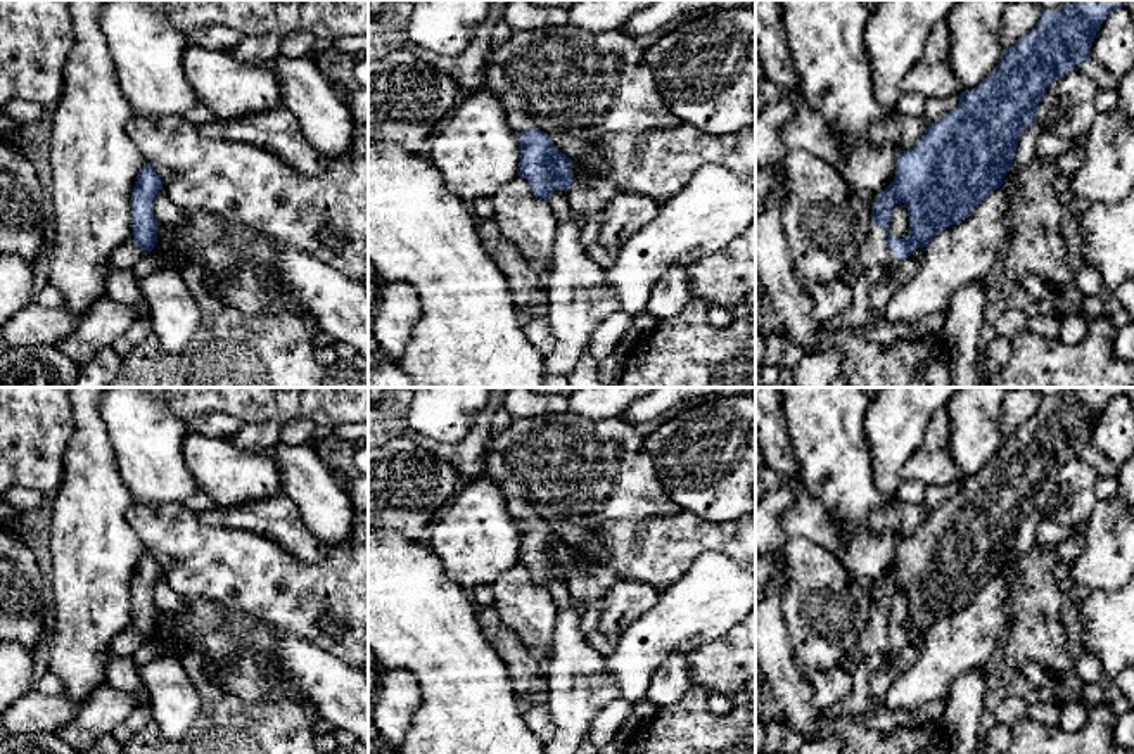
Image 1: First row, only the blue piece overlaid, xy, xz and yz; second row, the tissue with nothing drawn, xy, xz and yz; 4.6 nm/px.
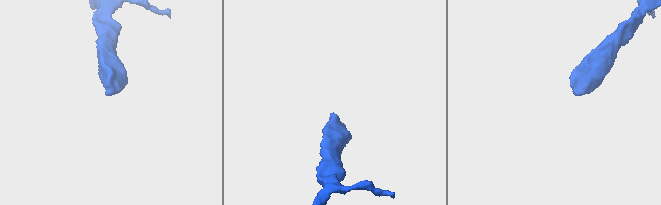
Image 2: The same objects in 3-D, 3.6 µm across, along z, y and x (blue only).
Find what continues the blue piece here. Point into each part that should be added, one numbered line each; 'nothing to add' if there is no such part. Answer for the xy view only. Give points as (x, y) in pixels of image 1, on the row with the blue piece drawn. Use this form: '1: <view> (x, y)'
1: xy (127, 256)

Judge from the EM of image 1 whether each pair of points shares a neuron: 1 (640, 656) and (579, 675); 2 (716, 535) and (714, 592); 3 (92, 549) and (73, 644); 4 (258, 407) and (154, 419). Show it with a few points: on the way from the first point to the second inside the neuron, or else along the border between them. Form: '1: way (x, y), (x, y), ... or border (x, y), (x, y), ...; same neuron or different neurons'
1: border (602, 656), (605, 673), (616, 683), (621, 696); different neurons
2: border (737, 561), (714, 550), (704, 550), (681, 575); different neurons
3: way (92, 573), (87, 619); same neuron
4: border (161, 405), (185, 422); different neurons

